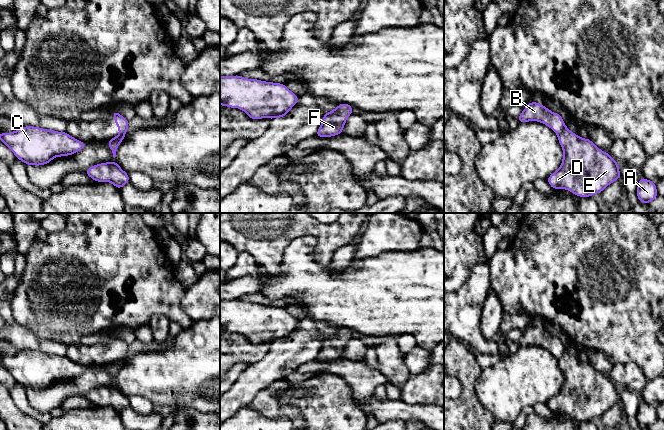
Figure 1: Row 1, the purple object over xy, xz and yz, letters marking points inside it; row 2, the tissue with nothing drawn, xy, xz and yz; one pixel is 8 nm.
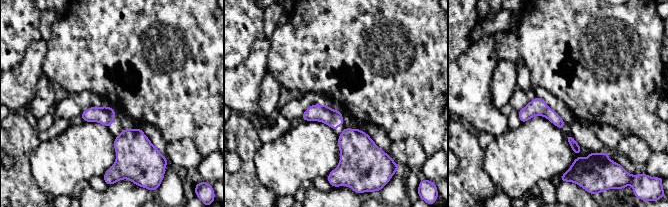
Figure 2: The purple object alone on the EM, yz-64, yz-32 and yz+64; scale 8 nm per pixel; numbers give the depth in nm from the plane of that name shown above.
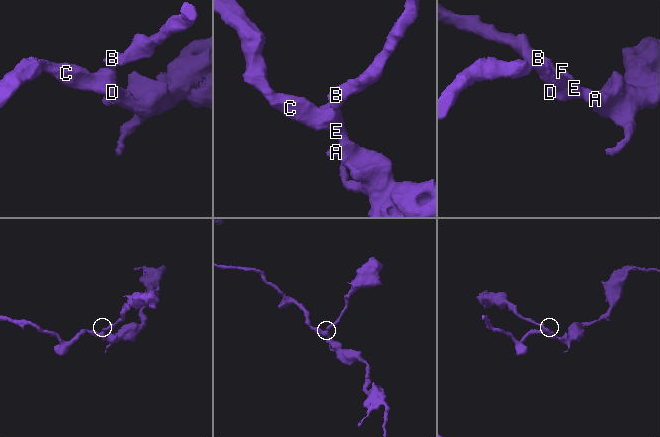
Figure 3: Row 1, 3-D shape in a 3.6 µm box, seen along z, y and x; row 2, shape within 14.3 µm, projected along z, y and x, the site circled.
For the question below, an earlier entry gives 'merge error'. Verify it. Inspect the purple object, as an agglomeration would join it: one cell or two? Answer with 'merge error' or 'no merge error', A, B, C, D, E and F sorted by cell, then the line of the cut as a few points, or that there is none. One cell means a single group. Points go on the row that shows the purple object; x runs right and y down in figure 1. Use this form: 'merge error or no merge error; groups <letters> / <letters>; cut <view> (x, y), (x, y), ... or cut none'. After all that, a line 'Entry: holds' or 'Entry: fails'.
merge error; groups A C D E F / B; cut yz (565, 126), (558, 135)
Entry: holds

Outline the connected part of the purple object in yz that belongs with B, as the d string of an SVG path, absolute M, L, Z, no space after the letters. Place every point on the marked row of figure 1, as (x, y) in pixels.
M530 102L517 118L520 123L537 121L551 128L557 135L560 135L565 126L561 115L550 111L539 102Z

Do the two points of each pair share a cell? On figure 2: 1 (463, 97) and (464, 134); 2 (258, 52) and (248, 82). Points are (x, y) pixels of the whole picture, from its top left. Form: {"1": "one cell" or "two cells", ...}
{"1": "two cells", "2": "one cell"}

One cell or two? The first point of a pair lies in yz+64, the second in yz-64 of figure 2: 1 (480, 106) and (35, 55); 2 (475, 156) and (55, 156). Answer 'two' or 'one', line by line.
1: one
2: two

